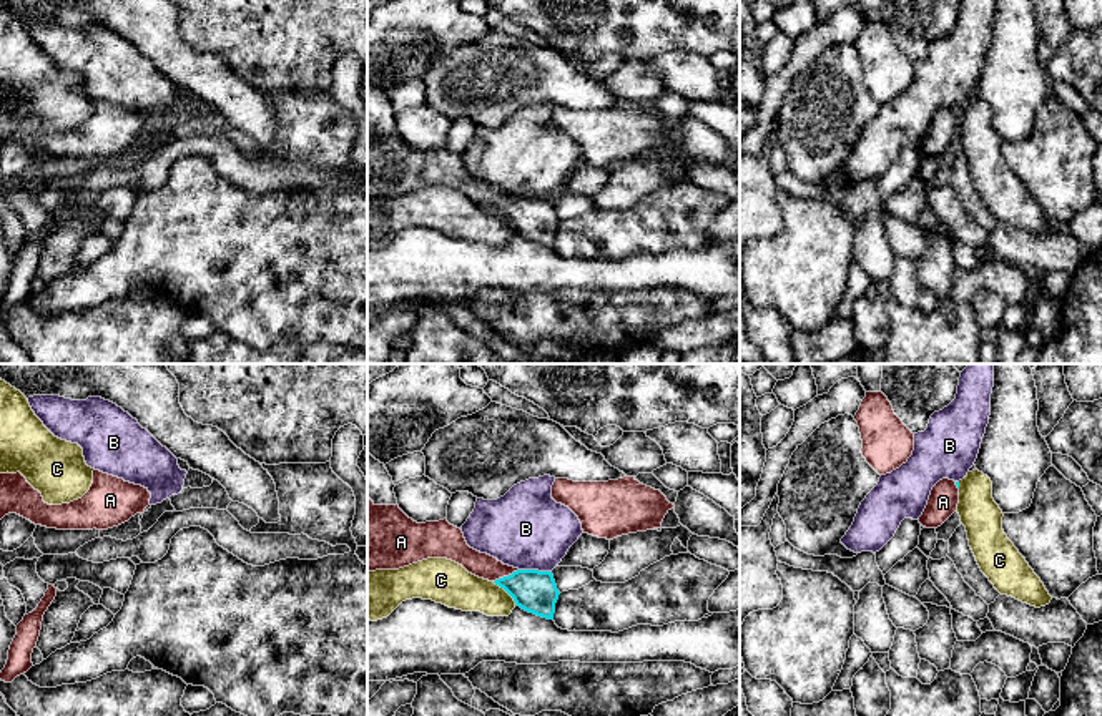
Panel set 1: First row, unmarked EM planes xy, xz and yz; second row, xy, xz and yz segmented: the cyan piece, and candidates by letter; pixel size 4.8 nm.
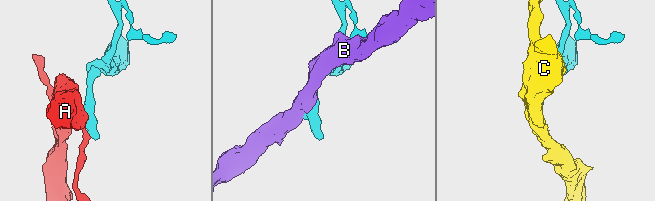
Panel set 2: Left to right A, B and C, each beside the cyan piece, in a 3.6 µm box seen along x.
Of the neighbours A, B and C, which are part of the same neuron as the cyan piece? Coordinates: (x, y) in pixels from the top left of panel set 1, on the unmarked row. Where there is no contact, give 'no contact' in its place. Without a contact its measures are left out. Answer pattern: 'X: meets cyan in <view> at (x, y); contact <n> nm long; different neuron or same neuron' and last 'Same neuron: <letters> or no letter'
A: meets cyan in xz at (506, 205); contact 140 nm long; same neuron
B: meets cyan in xz at (536, 198); contact 160 nm long; different neuron
C: meets cyan in xz at (506, 218); contact 160 nm long; different neuron
Same neuron: A

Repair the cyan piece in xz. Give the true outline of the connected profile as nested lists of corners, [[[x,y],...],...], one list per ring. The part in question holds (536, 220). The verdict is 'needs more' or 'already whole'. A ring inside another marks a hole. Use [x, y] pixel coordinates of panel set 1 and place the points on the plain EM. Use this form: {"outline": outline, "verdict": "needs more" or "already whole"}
{"outline": [[[367,126],[367,199],[399,198],[427,186],[452,188],[462,193],[469,201],[504,216],[522,238],[553,248],[560,219],[557,218],[552,199],[519,198],[504,193],[497,186],[470,176],[462,158],[450,153],[447,146],[417,151],[409,146],[399,133],[376,133]]], "verdict": "needs more"}

